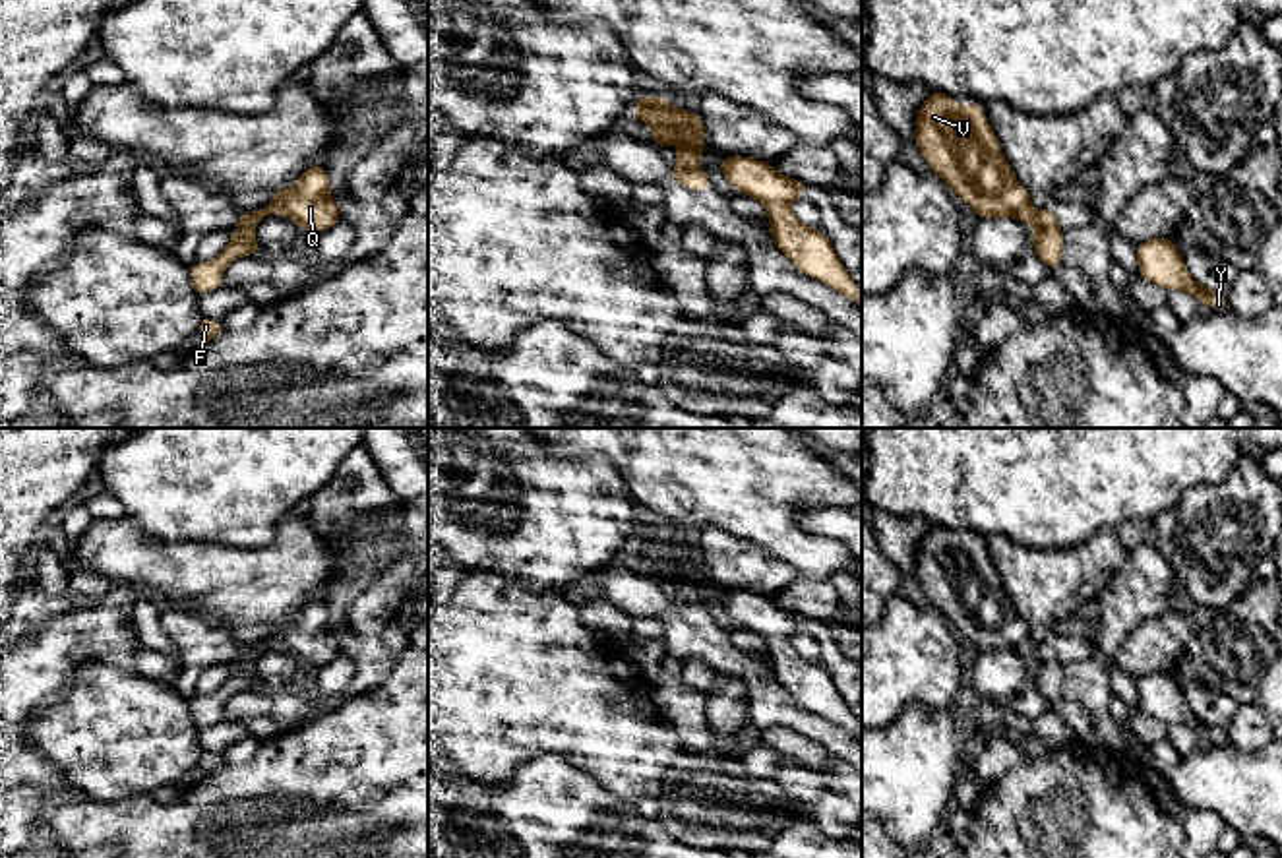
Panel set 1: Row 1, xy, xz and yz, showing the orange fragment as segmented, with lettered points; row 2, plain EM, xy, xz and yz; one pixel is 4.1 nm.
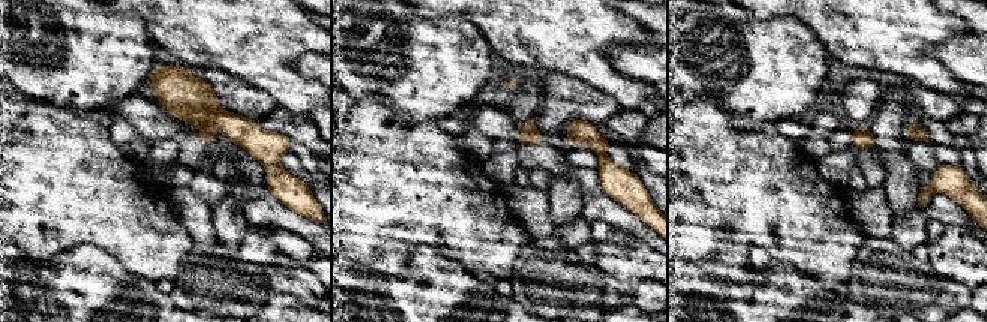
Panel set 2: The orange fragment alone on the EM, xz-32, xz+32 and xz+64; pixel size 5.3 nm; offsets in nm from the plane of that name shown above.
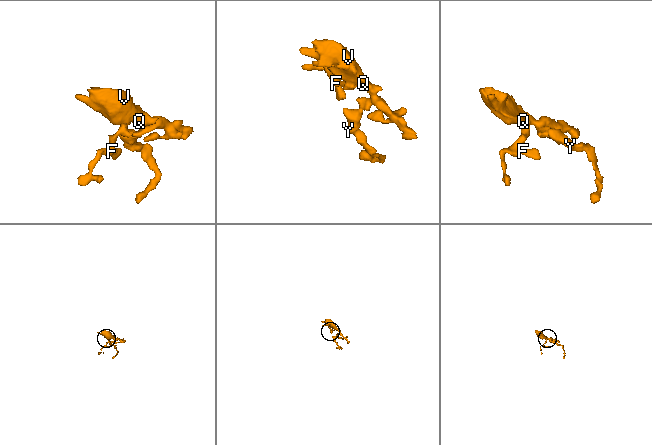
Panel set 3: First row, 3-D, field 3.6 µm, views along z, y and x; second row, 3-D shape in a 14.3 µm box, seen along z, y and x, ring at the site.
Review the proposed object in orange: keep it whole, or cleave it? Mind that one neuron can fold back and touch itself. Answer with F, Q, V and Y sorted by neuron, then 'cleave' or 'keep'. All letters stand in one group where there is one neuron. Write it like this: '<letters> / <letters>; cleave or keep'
F / Q V Y; cleave

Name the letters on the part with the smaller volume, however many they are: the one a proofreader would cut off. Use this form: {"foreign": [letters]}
{"foreign": ["F"]}

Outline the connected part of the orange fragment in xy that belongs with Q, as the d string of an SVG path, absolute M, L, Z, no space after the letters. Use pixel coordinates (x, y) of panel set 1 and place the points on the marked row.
M310 165L294 186L269 194L273 201L254 213L271 211L285 215L314 236L325 232L343 219L331 198L331 186L323 165Z

